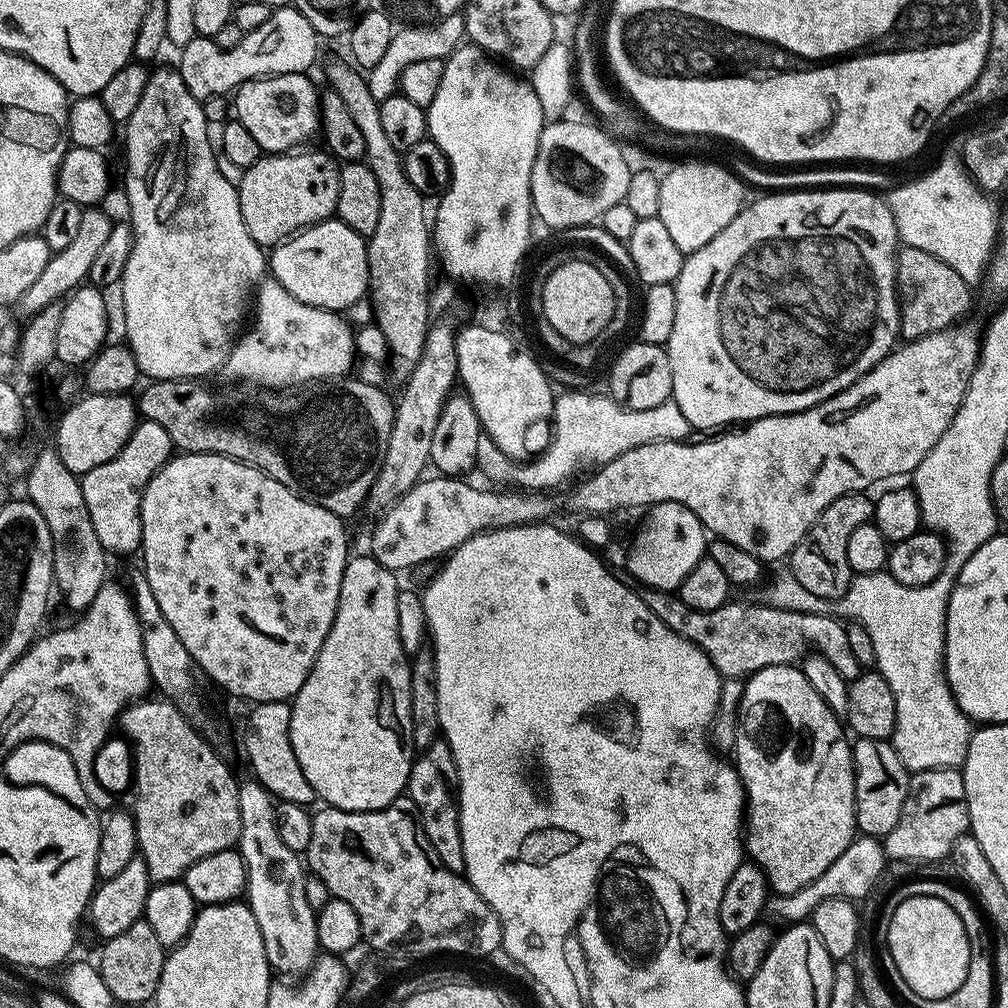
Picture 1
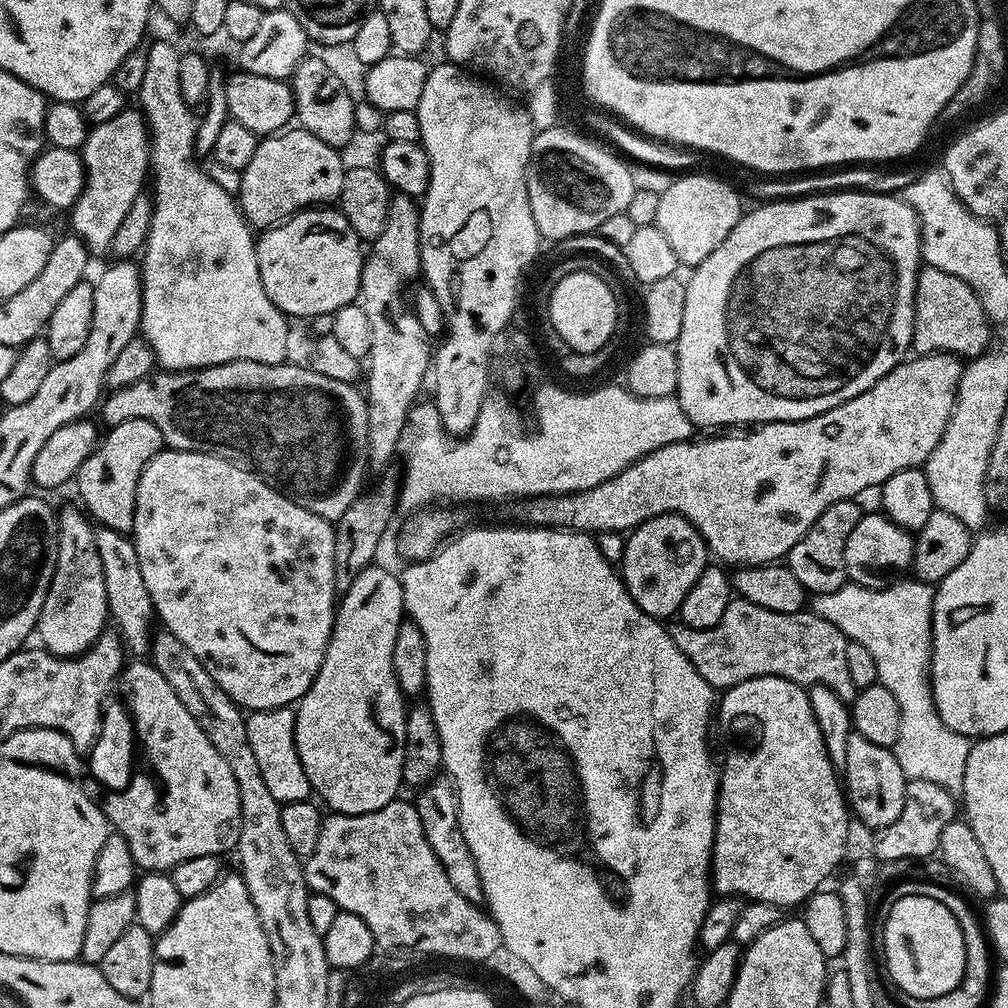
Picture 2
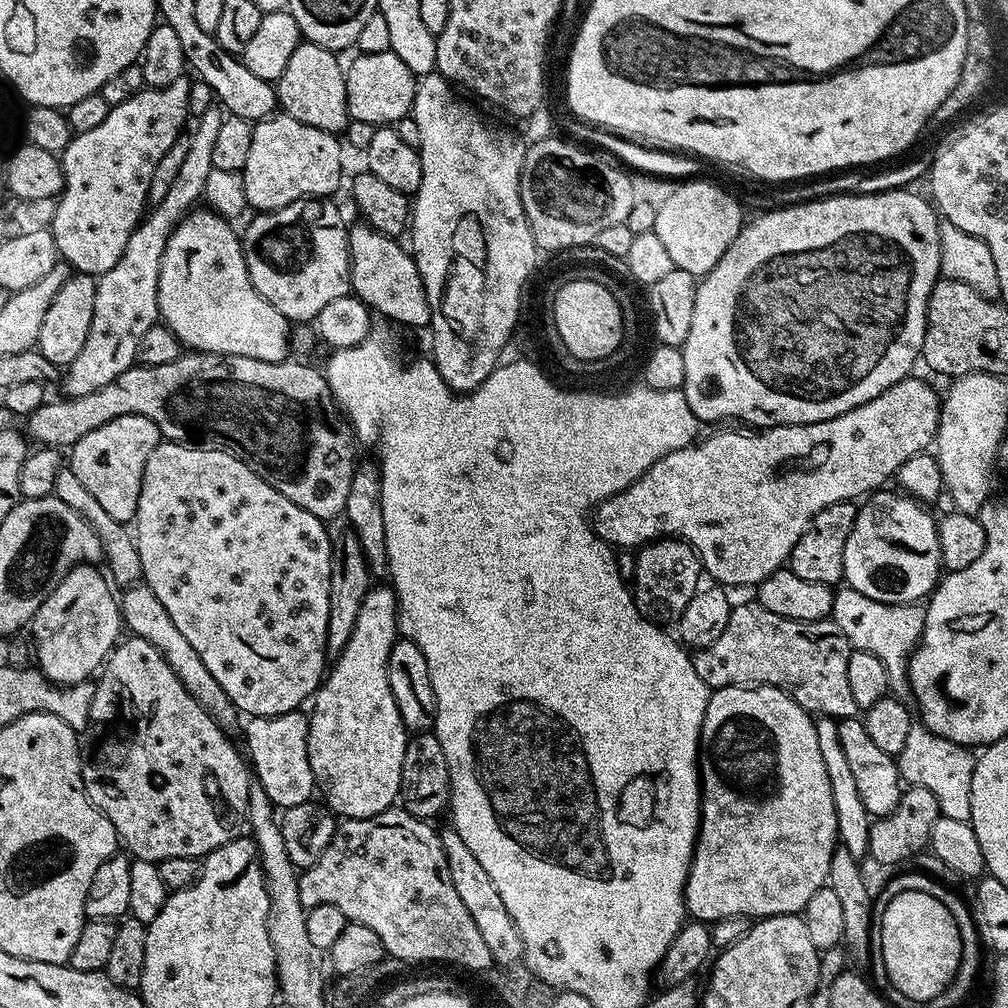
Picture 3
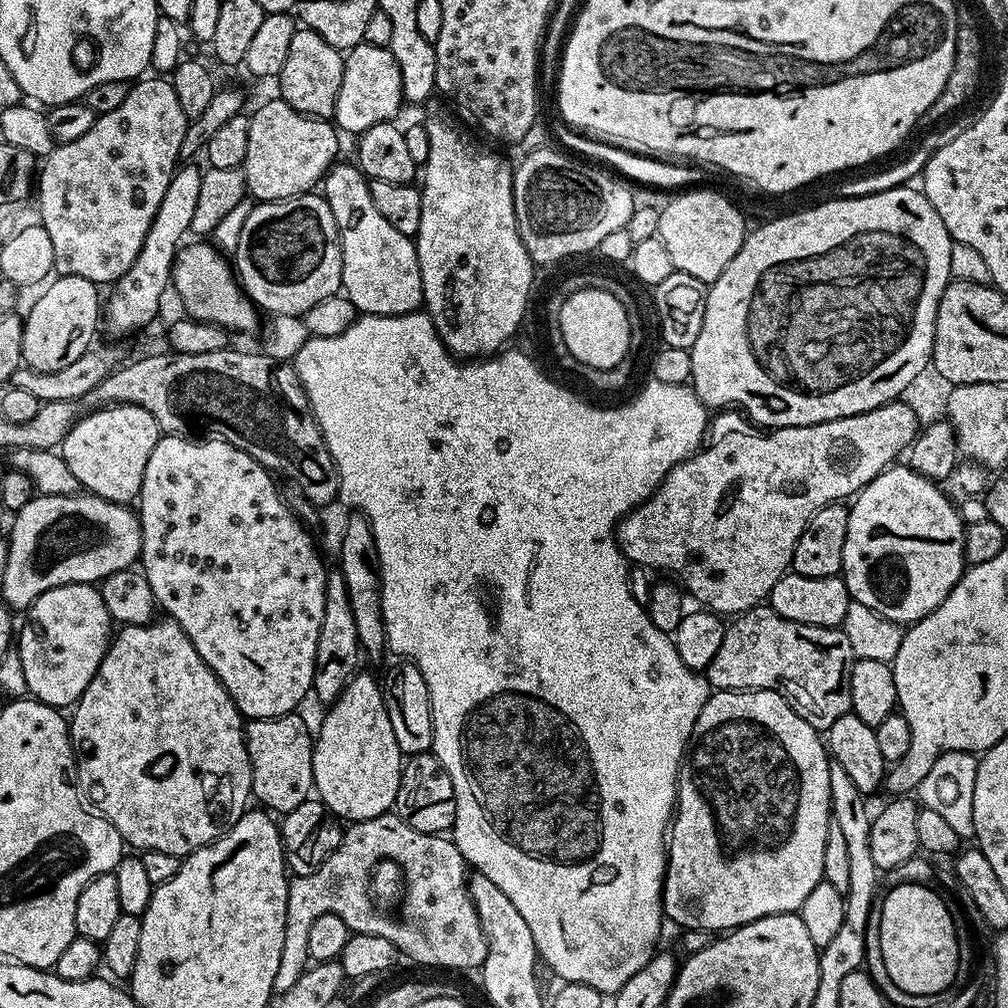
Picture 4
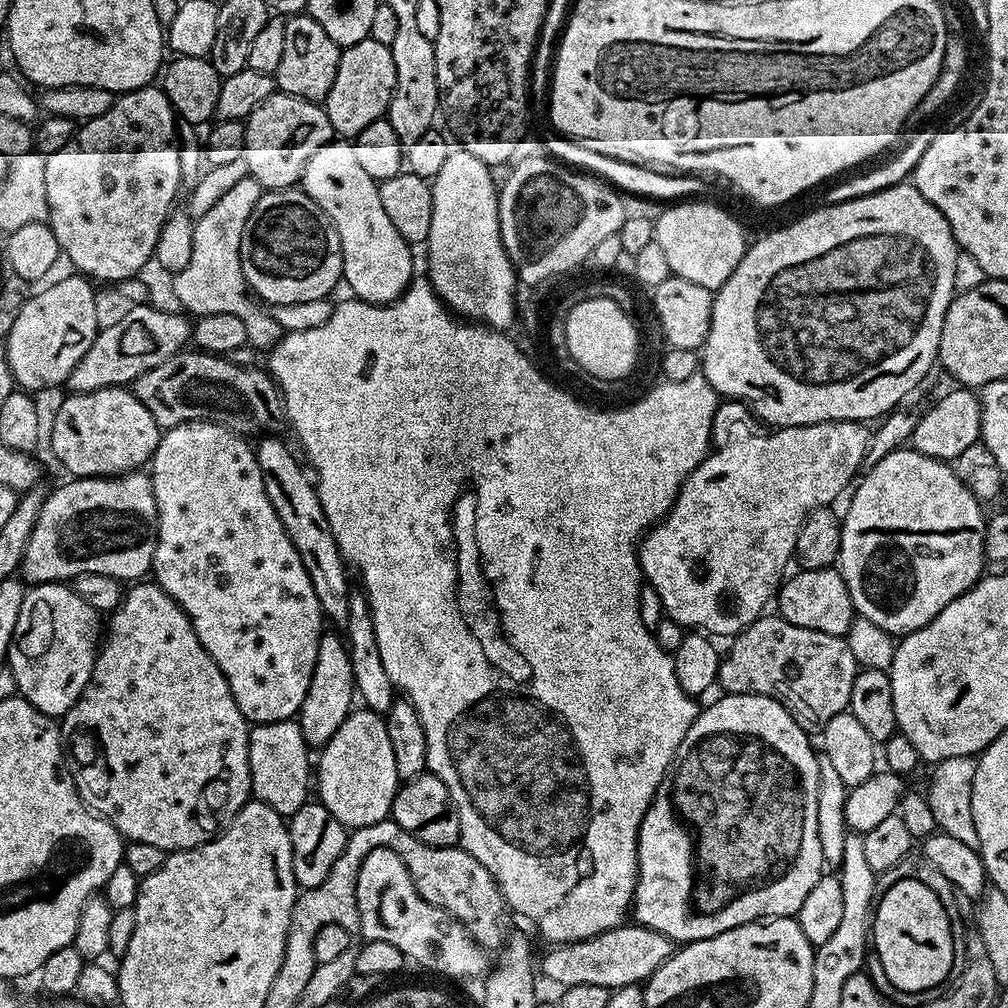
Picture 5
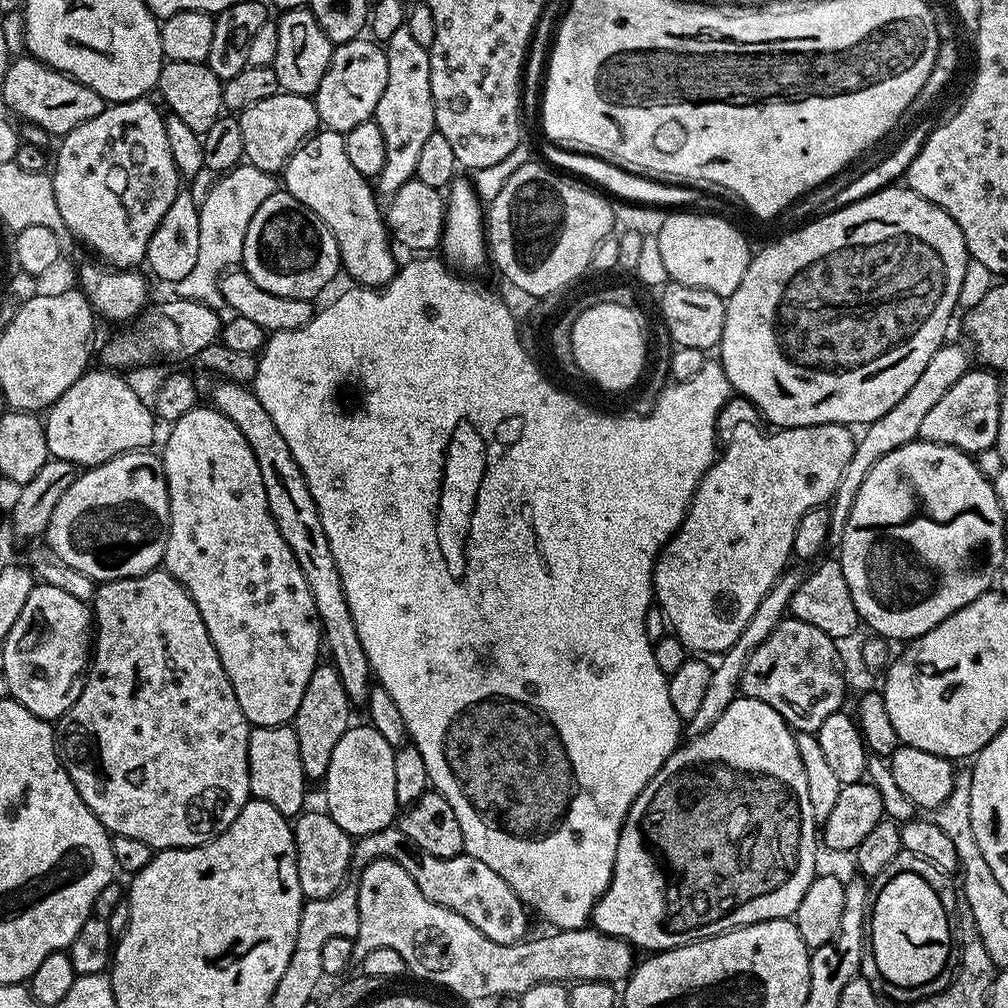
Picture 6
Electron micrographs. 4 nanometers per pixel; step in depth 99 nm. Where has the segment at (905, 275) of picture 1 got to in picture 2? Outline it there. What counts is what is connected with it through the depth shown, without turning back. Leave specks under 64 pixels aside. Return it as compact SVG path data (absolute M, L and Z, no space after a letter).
M921 267L914 294L911 351L916 354L949 352L952 356L975 358L987 350L991 338L992 326L988 323L988 315L982 310L974 290L970 290L962 278L946 274L946 270Z

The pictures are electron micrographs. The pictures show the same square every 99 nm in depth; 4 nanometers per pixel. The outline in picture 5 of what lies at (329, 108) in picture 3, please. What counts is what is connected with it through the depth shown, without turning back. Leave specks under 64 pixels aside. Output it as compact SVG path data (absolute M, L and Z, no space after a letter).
M307 14L289 16L284 20L286 47L282 49L282 62L274 73L276 87L286 94L306 98L317 102L328 95L330 86L334 86L334 74L338 74L338 62L342 51L340 45L318 26L318 22Z

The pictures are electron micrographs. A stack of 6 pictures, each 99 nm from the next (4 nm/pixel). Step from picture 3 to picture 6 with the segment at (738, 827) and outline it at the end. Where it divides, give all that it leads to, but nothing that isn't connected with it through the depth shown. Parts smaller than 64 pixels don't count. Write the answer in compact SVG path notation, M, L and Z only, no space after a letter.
M743 694L718 714L718 718L702 734L685 739L675 752L666 758L662 770L650 778L650 782L638 794L630 806L628 816L618 838L618 854L614 858L612 881L607 890L600 895L598 903L592 907L591 927L615 939L624 940L633 949L645 948L645 953L666 952L670 948L681 948L694 940L705 940L708 936L718 936L721 932L730 932L734 928L745 928L747 924L757 924L763 920L783 920L795 917L798 902L818 874L816 868L816 844L818 848L818 825L814 810L810 810L810 797L806 791L806 770L802 770L802 758L798 758L796 732L766 702L750 698Z

